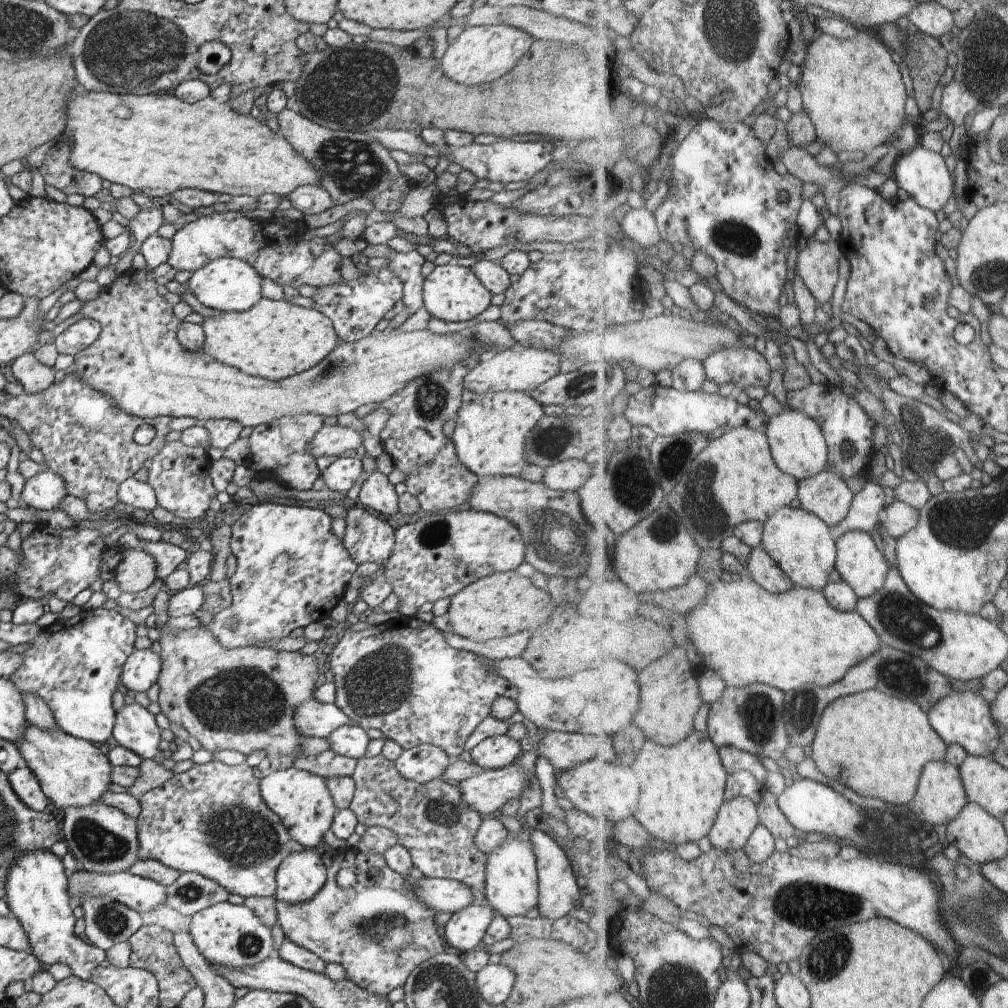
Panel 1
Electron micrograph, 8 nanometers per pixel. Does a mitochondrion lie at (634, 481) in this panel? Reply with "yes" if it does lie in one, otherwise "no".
yes

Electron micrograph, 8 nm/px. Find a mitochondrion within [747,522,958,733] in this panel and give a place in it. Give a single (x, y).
(903, 619)

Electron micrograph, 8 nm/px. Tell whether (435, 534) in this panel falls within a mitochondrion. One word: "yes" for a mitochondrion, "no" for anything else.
yes

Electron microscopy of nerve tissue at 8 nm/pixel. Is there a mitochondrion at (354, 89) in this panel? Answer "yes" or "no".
yes

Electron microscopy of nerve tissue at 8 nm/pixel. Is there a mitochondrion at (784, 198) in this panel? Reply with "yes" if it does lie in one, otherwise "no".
no

